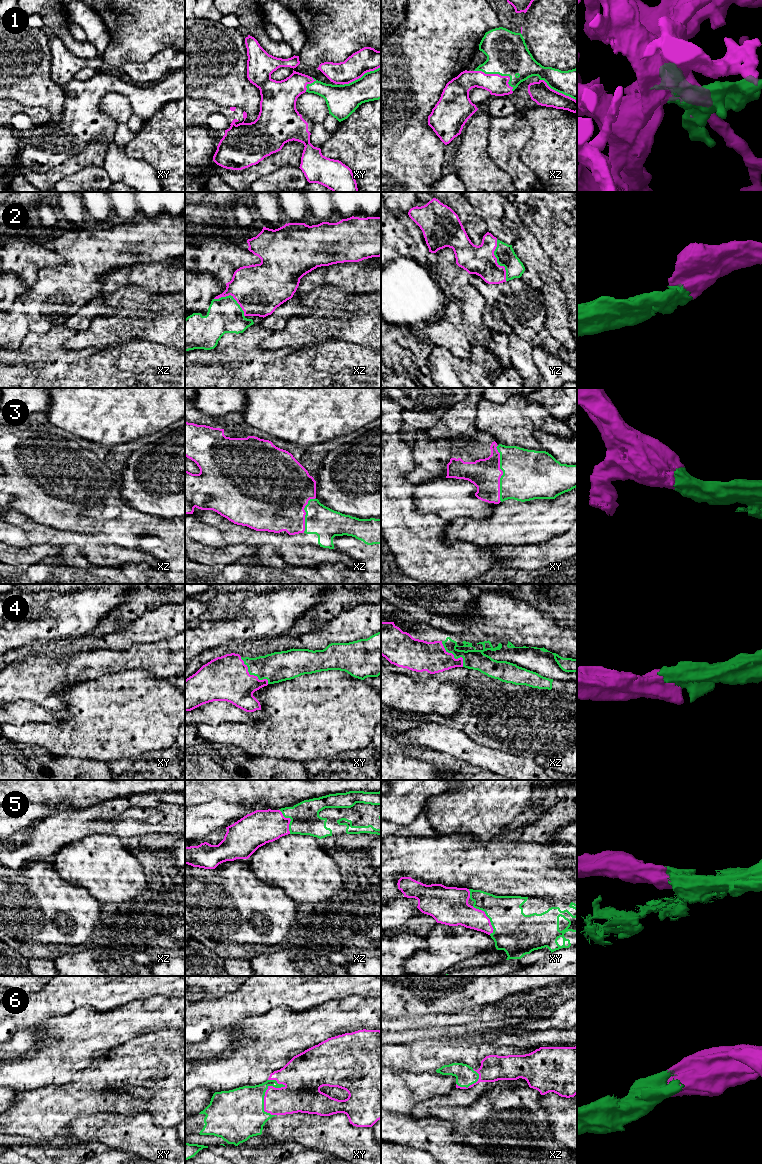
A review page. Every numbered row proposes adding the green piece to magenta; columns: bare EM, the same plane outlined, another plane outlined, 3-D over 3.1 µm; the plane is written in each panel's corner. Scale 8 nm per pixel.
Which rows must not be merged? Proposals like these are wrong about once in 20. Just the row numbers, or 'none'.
none

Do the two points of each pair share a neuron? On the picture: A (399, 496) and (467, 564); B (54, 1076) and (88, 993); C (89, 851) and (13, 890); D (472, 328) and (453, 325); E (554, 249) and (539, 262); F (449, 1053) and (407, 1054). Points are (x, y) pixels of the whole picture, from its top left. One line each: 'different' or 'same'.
A: same
B: different
C: different
D: different
E: different
F: same

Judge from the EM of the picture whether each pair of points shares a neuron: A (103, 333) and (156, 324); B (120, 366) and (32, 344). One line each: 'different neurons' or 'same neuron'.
A: same neuron
B: different neurons

